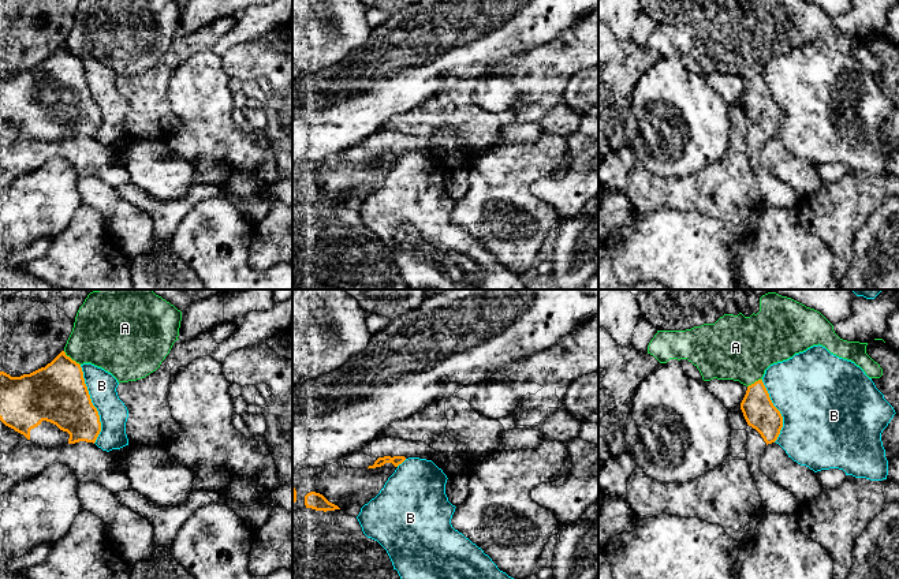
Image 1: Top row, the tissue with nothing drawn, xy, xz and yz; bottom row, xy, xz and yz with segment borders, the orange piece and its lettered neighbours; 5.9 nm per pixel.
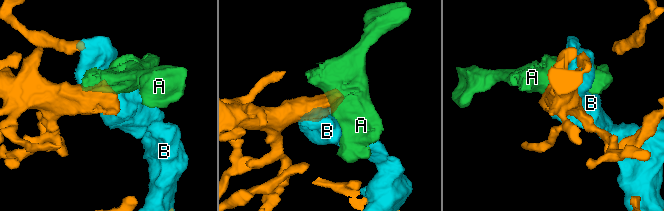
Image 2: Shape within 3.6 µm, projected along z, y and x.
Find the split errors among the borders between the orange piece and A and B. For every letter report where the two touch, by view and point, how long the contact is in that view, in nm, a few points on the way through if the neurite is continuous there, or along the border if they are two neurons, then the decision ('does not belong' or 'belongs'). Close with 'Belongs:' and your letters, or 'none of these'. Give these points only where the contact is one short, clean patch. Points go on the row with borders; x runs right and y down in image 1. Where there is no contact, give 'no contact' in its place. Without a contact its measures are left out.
A: contact xy (70, 358); length 130 nm; border xy (63, 351), (79, 365); does not belong
B: contact xy (92, 404); length 480 nm; does not belong
Belongs: none of these

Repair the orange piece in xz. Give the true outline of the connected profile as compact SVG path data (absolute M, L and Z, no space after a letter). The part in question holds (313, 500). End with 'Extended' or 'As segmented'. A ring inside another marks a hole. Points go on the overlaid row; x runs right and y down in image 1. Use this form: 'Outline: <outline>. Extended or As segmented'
Outline: M310 492L305 496L305 505L306 508L324 512L340 509L337 505L329 503L322 494L316 492Z. As segmented

